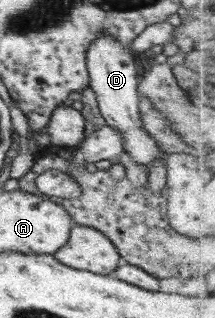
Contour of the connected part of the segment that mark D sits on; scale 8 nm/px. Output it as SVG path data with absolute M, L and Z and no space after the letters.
M101 33L88 48L85 63L90 76L89 85L95 92L101 116L107 125L122 132L125 139L124 151L149 172L155 161L159 159L165 161L167 155L143 128L139 108L141 96L138 91L141 76L137 74L137 66L133 58L130 47L118 43L114 36Z

